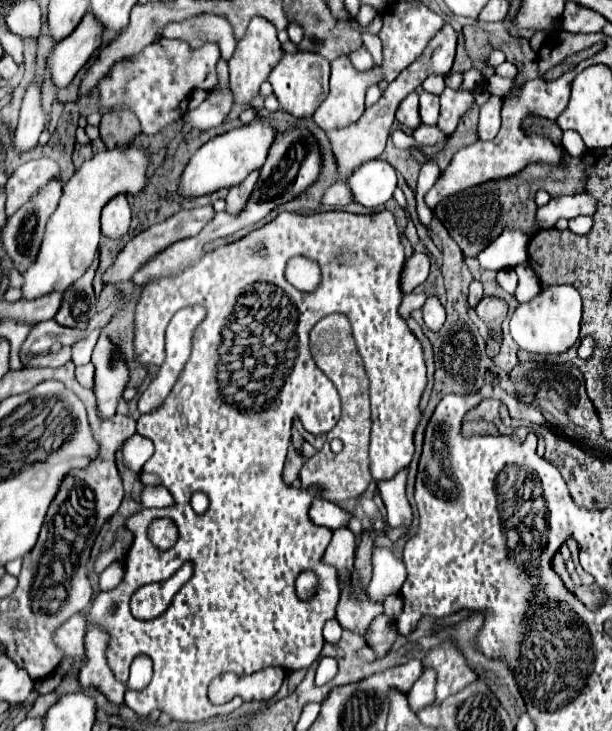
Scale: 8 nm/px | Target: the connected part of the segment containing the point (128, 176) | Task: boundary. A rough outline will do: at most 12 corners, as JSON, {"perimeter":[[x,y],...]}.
{"perimeter":[[97,152],[63,184],[23,298],[67,290],[95,260],[99,216],[147,184],[149,152]]}

